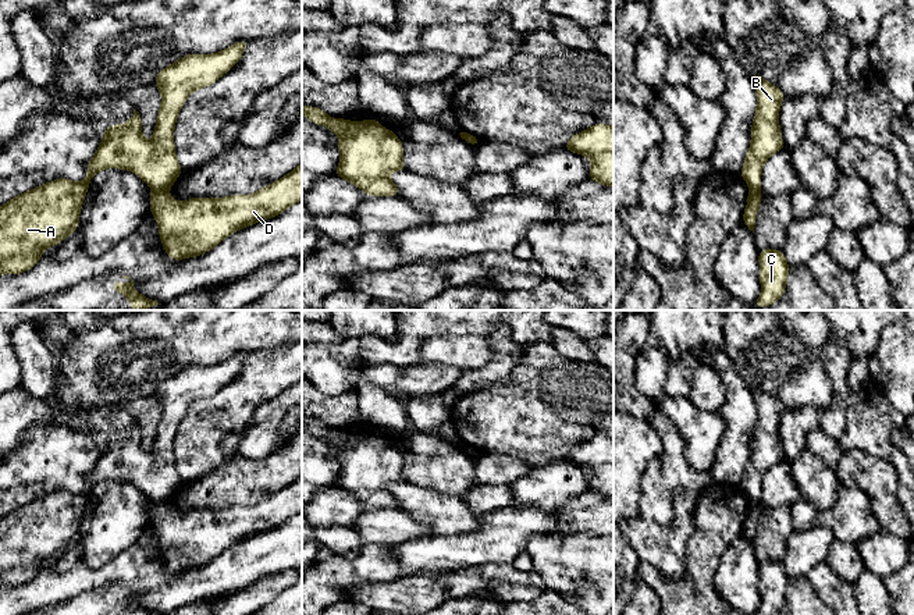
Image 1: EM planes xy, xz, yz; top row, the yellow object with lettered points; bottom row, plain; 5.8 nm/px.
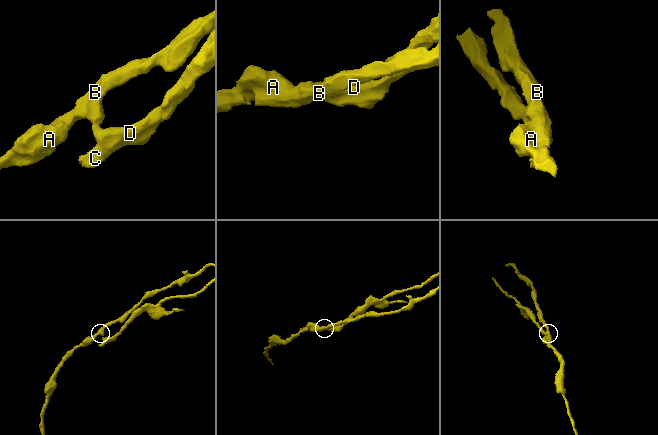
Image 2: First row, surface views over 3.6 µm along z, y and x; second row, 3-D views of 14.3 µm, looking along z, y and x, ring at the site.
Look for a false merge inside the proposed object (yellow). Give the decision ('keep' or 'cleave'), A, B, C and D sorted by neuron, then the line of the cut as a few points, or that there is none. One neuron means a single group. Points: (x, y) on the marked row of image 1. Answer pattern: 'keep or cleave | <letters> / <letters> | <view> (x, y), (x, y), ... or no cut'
cleave | A B / C D | xy (153, 189), (164, 189), (167, 192)

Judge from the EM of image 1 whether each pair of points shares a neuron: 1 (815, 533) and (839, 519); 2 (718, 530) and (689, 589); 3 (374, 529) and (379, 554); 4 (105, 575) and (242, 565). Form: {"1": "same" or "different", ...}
{"1": "different", "2": "same", "3": "different", "4": "same"}

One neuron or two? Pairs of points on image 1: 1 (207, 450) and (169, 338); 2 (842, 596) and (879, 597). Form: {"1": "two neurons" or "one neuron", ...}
{"1": "two neurons", "2": "two neurons"}

